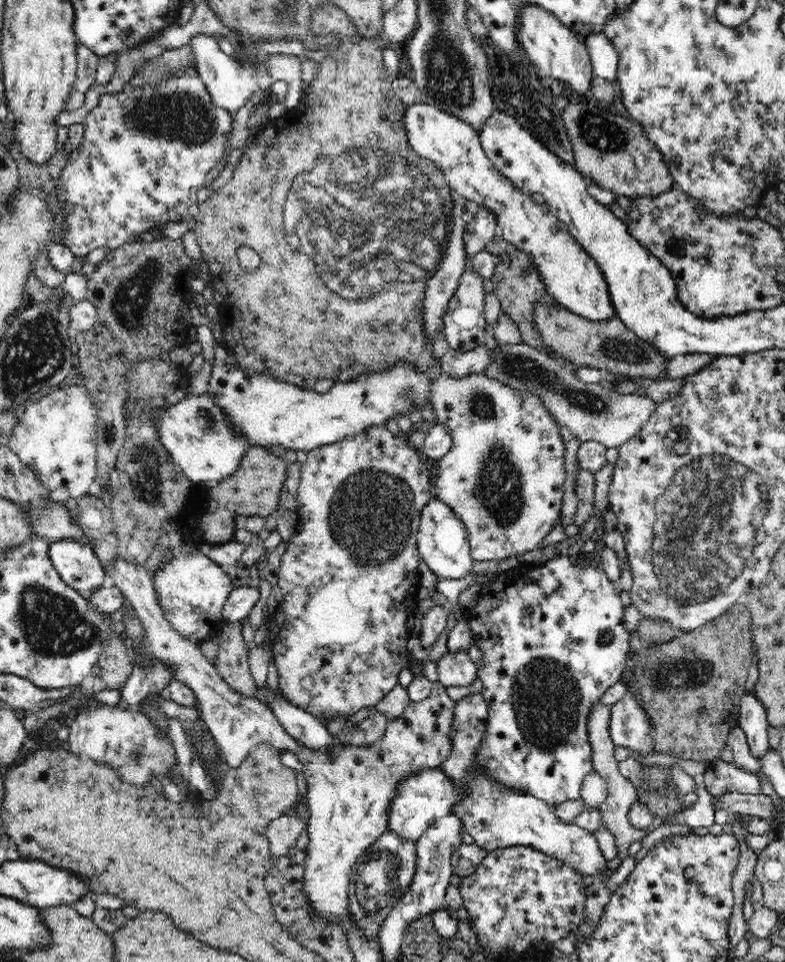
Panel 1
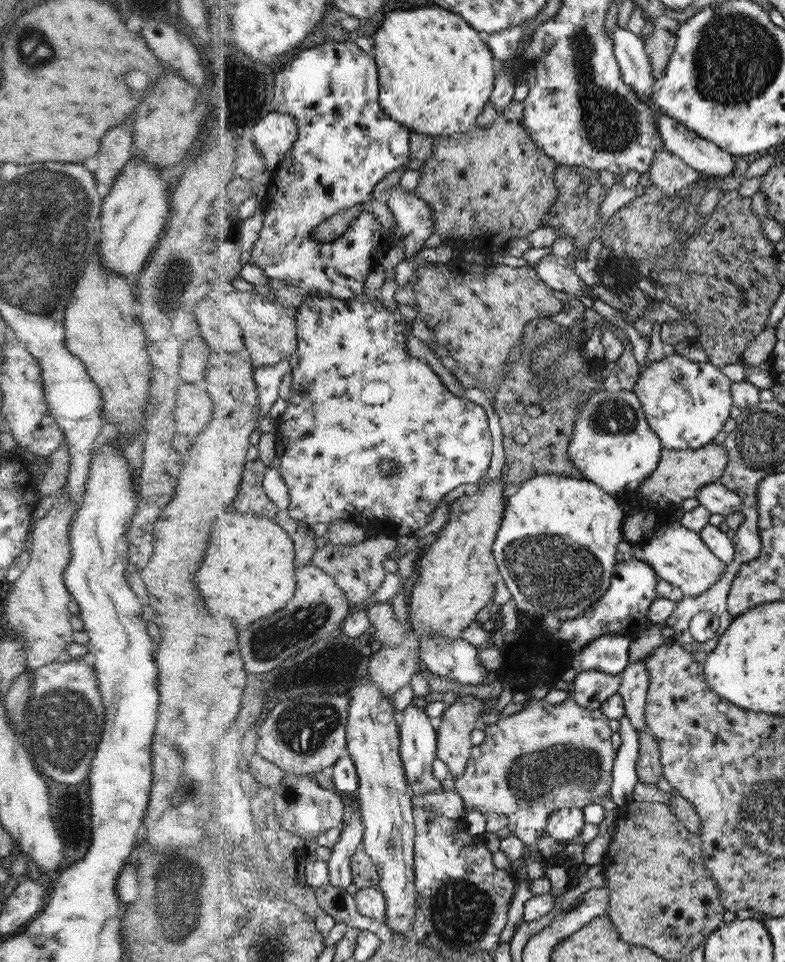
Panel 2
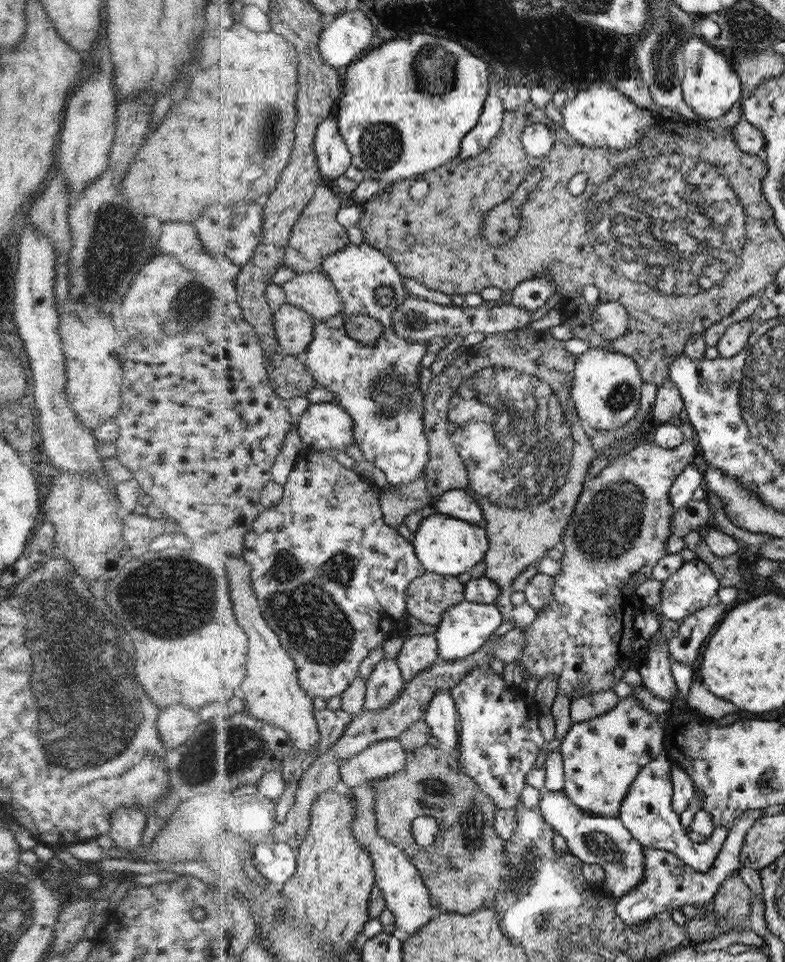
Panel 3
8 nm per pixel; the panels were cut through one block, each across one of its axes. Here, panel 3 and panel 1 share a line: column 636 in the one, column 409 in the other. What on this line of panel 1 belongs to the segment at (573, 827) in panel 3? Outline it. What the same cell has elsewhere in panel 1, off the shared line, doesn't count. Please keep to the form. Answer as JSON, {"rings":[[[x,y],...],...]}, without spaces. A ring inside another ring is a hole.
{"rings":[[[386,829],[374,841],[374,844],[371,844],[358,858],[359,865],[354,868],[350,884],[348,884],[350,888],[348,888],[347,911],[352,925],[358,931],[362,931],[366,941],[374,940],[378,942],[379,928],[389,915],[388,912],[400,900],[404,891],[412,884],[417,861],[415,842],[416,840],[404,840]]]}

